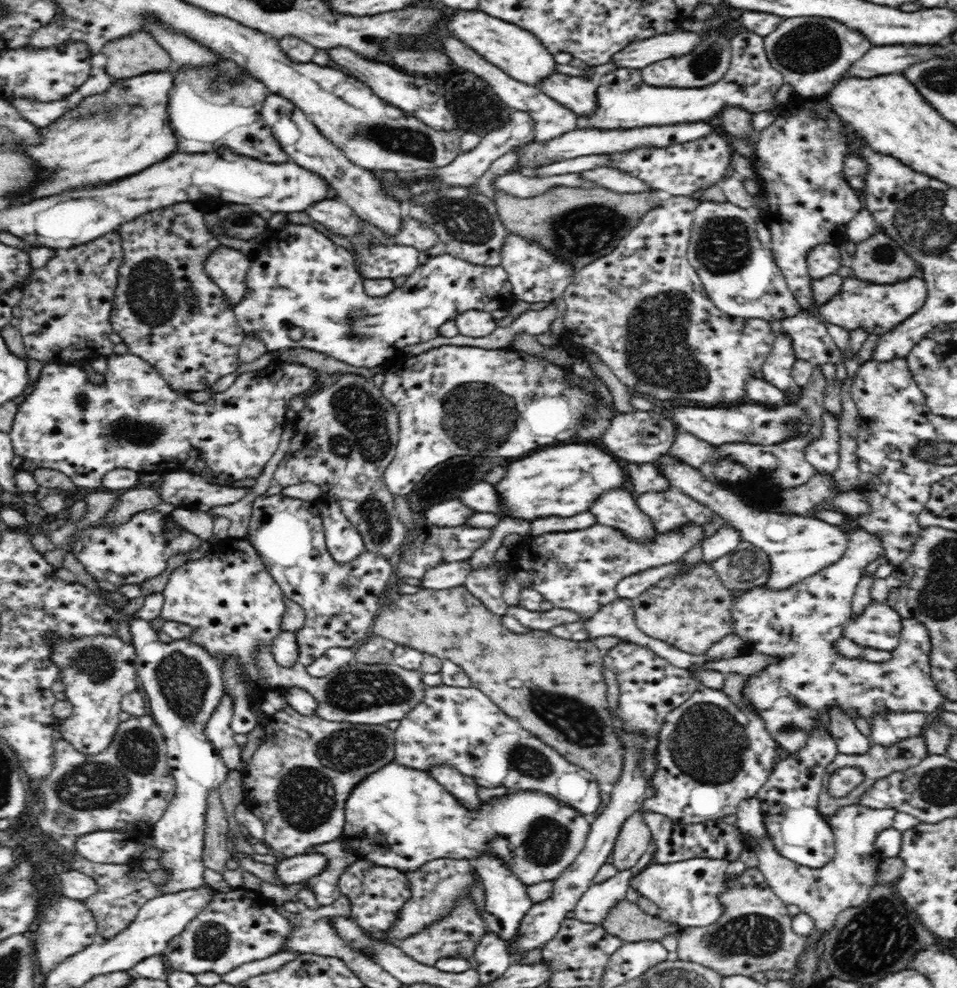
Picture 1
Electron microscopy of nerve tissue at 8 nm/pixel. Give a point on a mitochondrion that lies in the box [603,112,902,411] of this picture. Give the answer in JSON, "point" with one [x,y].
{"point":[655,350]}

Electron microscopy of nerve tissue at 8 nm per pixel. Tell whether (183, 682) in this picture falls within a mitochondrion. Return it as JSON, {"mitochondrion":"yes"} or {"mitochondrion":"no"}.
{"mitochondrion":"yes"}

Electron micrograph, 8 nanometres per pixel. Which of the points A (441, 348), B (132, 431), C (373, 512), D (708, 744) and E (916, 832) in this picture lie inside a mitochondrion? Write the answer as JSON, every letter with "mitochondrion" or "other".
{"A":"other","B":"mitochondrion","C":"mitochondrion","D":"mitochondrion","E":"other"}

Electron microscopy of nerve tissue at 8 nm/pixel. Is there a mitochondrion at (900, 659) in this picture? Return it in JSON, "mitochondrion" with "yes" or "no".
{"mitochondrion":"no"}

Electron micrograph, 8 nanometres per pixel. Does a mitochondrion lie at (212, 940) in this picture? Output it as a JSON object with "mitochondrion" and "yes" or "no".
{"mitochondrion":"yes"}

